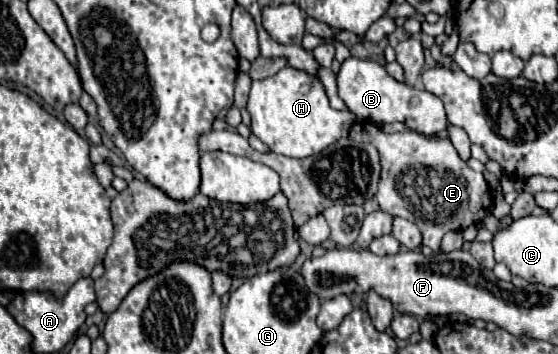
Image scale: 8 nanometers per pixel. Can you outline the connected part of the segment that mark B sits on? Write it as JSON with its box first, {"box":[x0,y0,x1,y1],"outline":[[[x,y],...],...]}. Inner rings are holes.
{"box":[337,57,447,133],"outline":[[[349,57],[341,63],[341,69],[337,73],[337,87],[339,97],[347,103],[349,111],[357,115],[359,121],[371,121],[371,123],[395,123],[403,121],[411,131],[417,133],[439,133],[447,129],[447,117],[443,109],[443,101],[435,97],[429,91],[411,89],[405,83],[395,81],[381,63],[373,59],[357,59]],[[413,99],[417,99],[413,103]]]}

